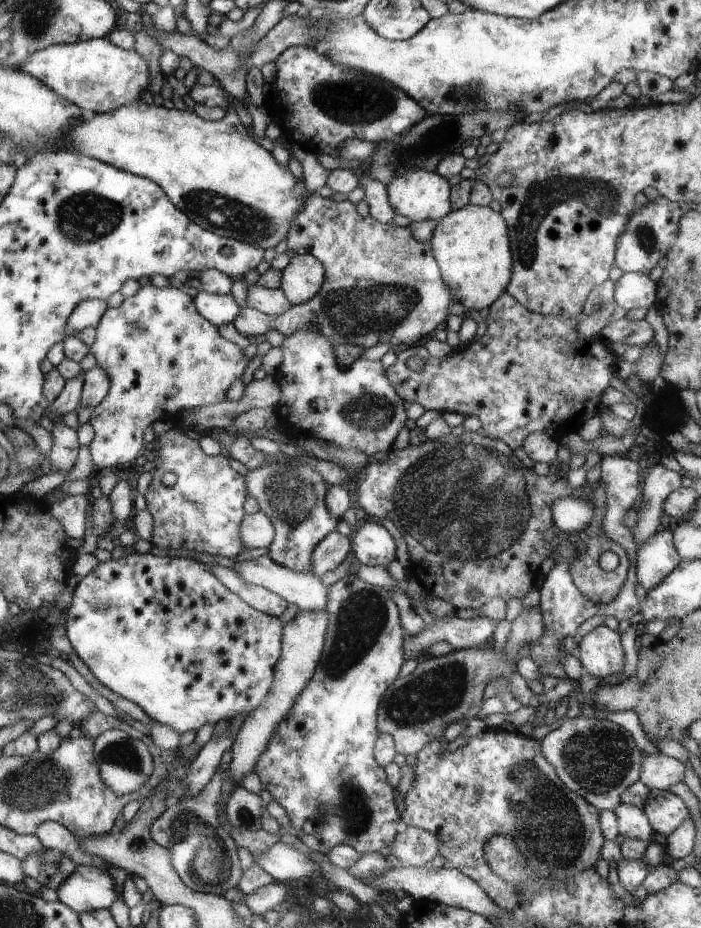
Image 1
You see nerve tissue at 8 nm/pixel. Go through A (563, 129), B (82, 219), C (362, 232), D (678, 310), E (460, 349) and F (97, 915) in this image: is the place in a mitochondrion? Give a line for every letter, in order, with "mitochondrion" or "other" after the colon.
A: other
B: mitochondrion
C: other
D: other
E: other
F: other

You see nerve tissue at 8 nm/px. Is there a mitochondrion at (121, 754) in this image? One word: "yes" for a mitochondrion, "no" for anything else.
yes

